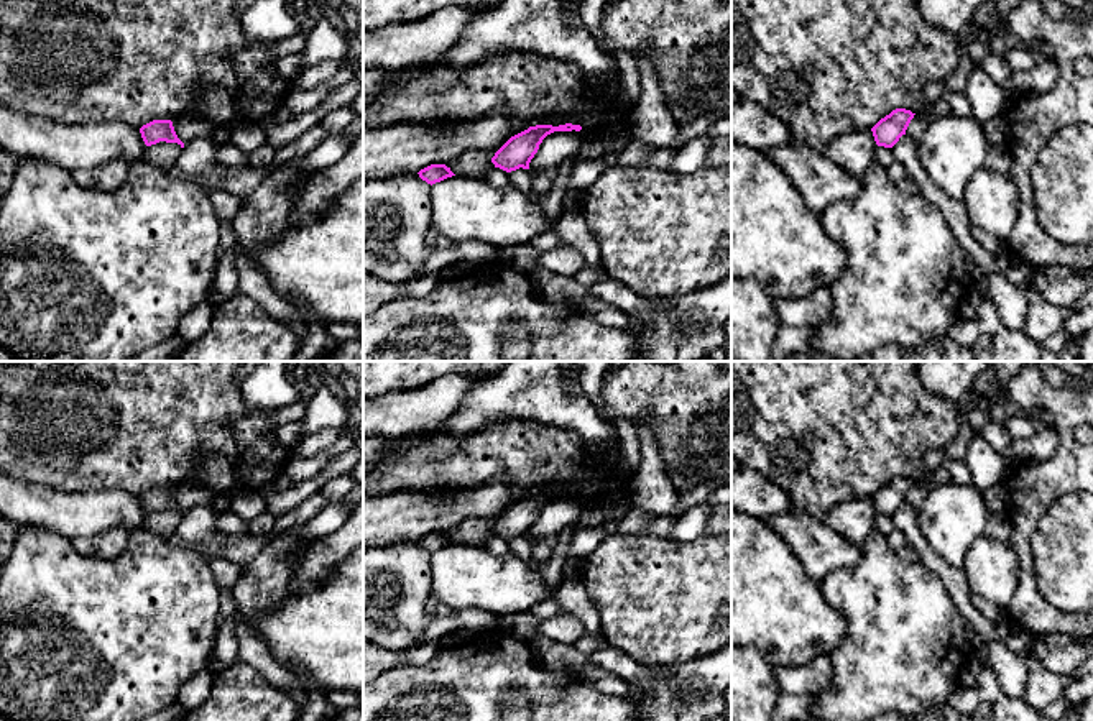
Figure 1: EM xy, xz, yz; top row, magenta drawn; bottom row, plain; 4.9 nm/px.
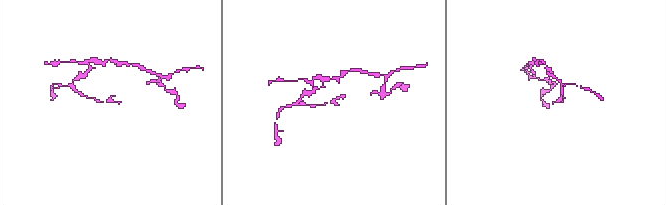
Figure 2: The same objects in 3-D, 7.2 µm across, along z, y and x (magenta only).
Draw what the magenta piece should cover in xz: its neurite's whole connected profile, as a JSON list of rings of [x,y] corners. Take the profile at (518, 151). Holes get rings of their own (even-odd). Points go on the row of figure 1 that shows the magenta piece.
[[[536,125],[528,130],[511,136],[491,158],[495,168],[506,172],[516,171],[519,168],[529,169],[529,163],[539,149],[542,140],[554,131],[580,131],[580,125]]]

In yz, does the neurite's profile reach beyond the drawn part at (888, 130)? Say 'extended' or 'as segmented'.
as segmented

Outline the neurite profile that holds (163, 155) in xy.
[[[159,141],[156,145],[148,146],[141,161],[156,168],[171,169],[176,166],[181,151],[182,148],[178,143]]]

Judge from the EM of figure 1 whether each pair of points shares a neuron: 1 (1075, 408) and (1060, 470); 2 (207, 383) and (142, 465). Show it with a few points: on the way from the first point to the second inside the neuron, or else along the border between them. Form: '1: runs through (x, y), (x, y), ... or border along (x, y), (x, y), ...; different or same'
1: runs through (1067, 422), (1067, 455); same
2: runs through (188, 403), (145, 445); same

